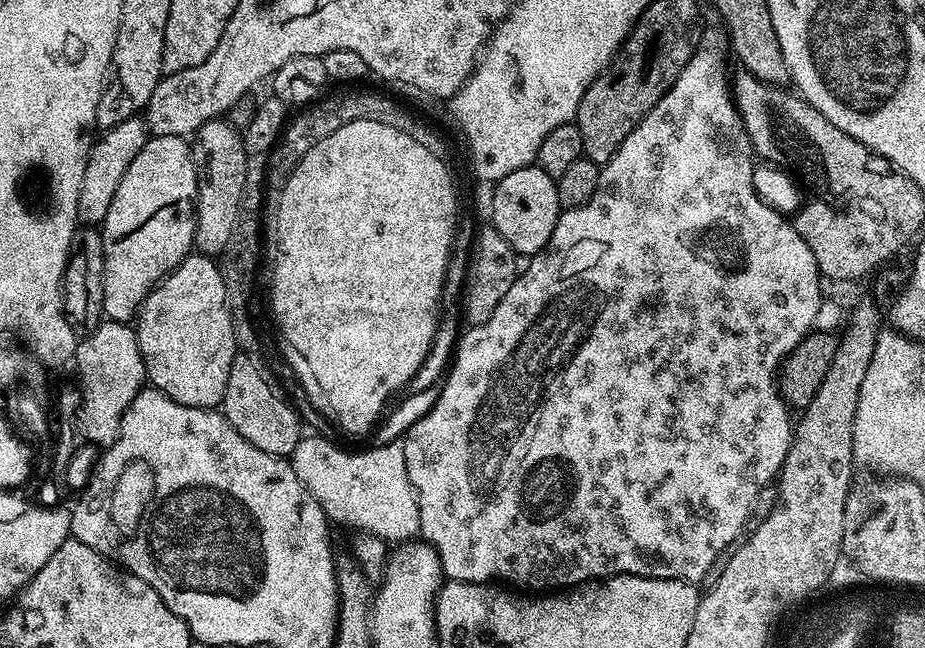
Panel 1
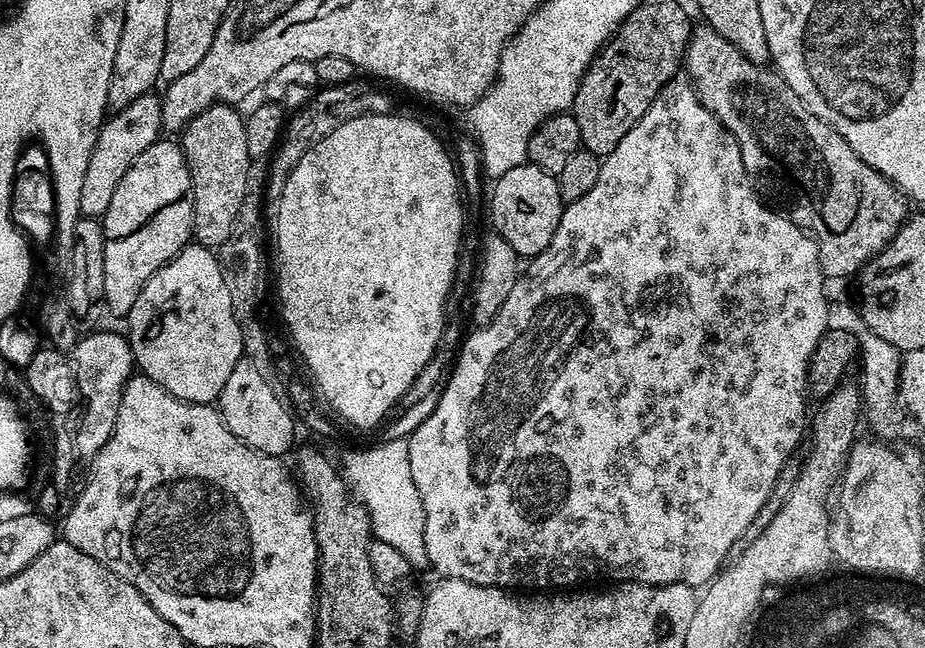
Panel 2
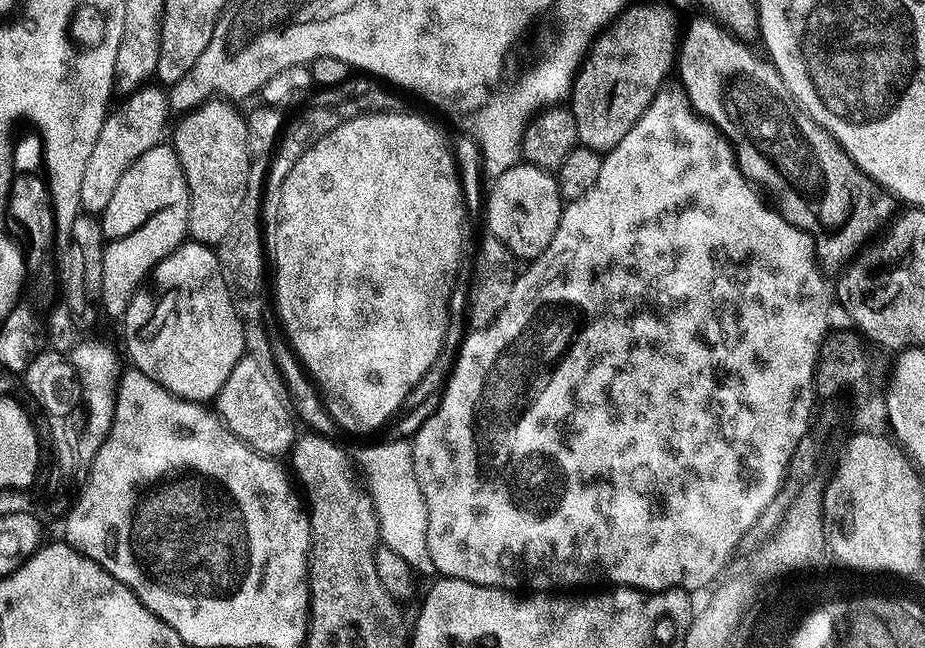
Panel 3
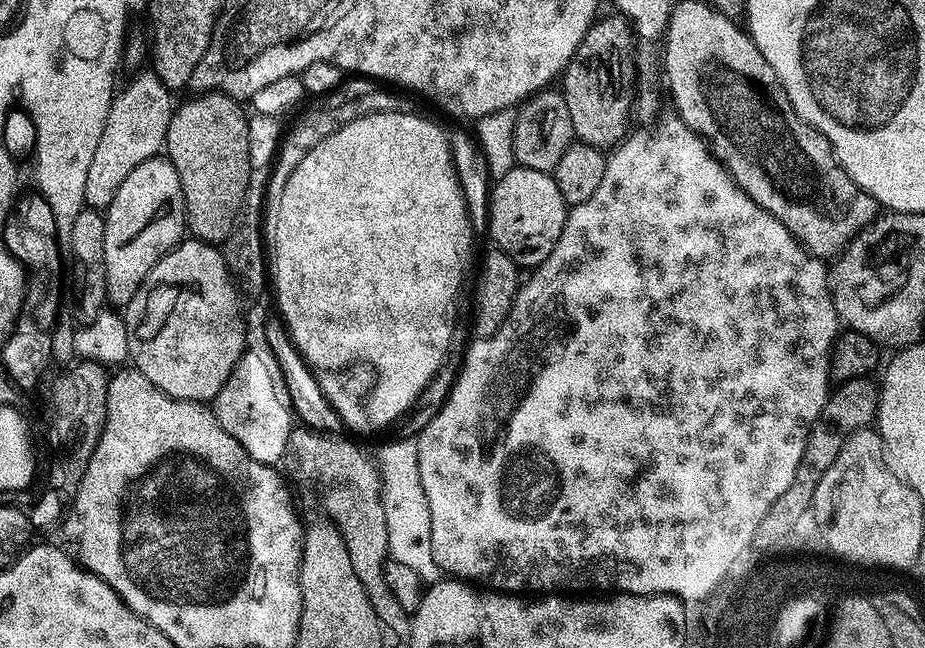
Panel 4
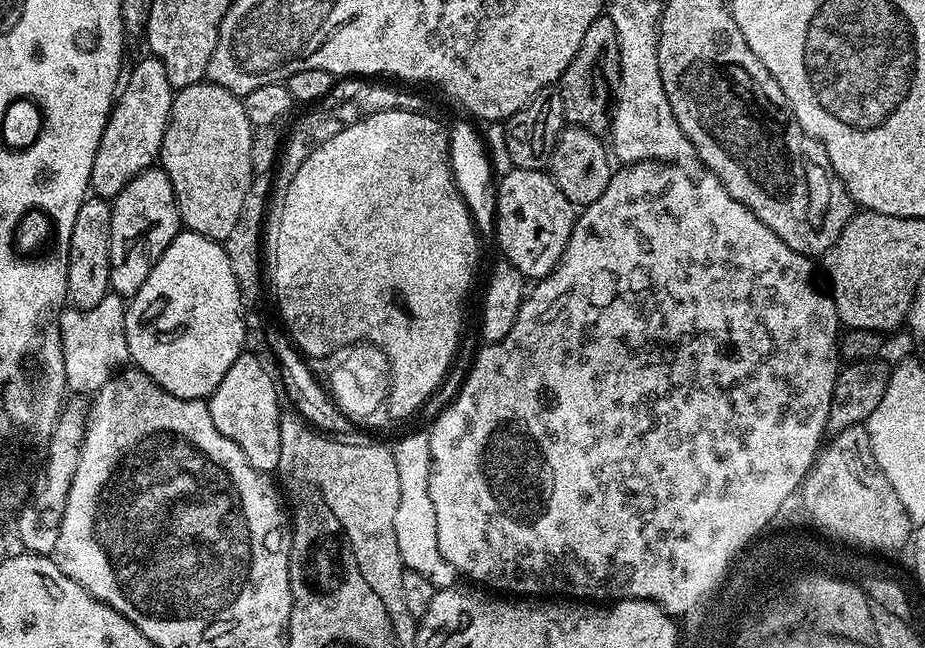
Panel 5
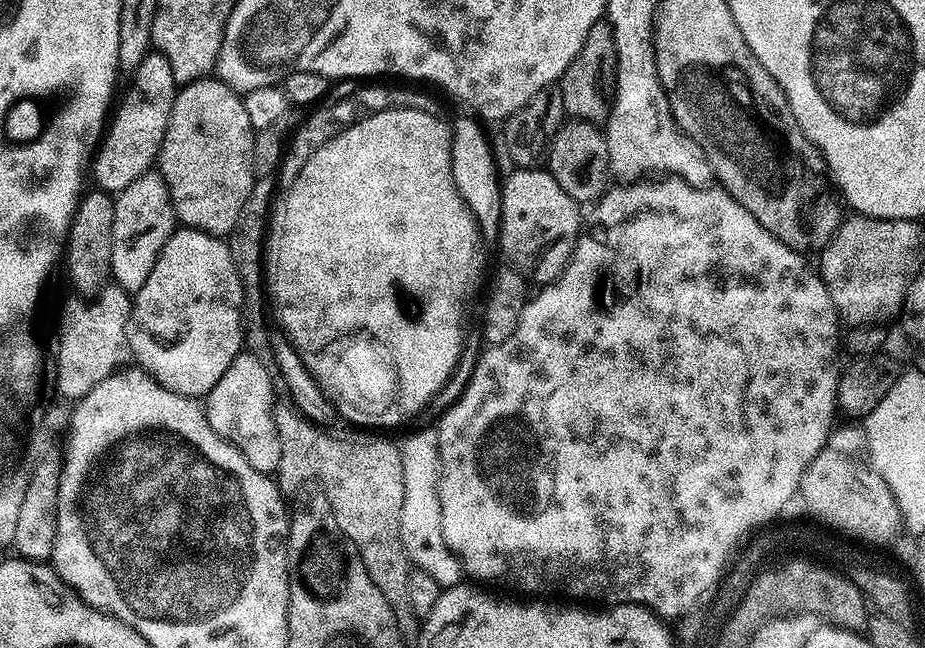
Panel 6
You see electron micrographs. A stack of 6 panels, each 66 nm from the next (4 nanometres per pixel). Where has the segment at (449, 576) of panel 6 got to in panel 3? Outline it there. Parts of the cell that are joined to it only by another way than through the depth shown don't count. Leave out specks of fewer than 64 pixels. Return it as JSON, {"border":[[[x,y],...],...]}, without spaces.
{"border":[[[396,438],[393,441],[393,444],[376,444],[373,448],[366,449],[364,468],[362,464],[362,474],[380,522],[380,539],[383,547],[394,550],[394,554],[406,558],[406,562],[410,562],[410,566],[421,577],[435,577],[437,571],[434,558],[430,558],[430,542],[426,542],[426,498],[422,498],[422,490],[414,474],[412,446],[404,438]]]}

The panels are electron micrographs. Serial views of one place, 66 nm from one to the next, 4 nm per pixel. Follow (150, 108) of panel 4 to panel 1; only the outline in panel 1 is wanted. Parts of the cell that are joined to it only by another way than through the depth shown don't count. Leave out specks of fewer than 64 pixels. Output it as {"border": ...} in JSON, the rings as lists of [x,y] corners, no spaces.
{"border":[[[139,115],[131,116],[126,122],[118,122],[118,126],[101,131],[92,145],[86,162],[86,174],[82,174],[82,190],[78,190],[77,221],[84,226],[103,225],[106,210],[110,210],[110,202],[114,198],[114,190],[118,190],[118,182],[122,182],[122,174],[134,162],[138,150],[150,139],[147,123]]]}

